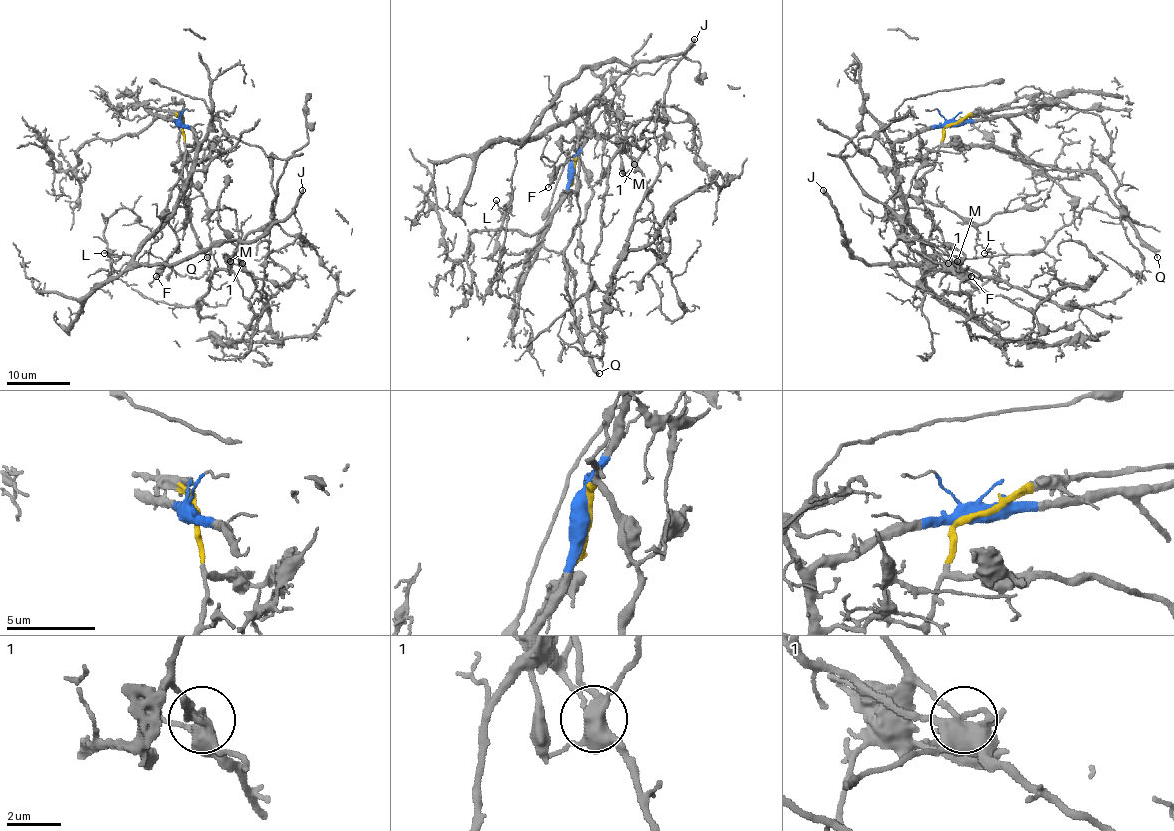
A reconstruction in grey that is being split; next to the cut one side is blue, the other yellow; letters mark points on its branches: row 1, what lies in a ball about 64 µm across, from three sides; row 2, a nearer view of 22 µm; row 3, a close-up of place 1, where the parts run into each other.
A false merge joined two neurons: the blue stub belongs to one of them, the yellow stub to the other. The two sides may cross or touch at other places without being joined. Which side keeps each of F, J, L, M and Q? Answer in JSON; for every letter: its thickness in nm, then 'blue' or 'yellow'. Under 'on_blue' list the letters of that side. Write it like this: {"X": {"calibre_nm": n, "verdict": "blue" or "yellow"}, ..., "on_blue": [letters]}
{"F": {"calibre_nm": 160, "verdict": "yellow"}, "J": {"calibre_nm": 420, "verdict": "blue"}, "L": {"calibre_nm": 130, "verdict": "blue"}, "M": {"calibre_nm": 140, "verdict": "blue"}, "Q": {"calibre_nm": 120, "verdict": "yellow"}, "on_blue": ["J", "L", "M"]}

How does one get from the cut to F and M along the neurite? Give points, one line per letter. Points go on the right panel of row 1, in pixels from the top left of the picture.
F: (952, 123), (944, 129), (938, 156), (924, 175), (922, 203), (952, 262), (971, 276)
M: (952, 123), (892, 142), (884, 129), (894, 120), (843, 159), (913, 249), (957, 260)

